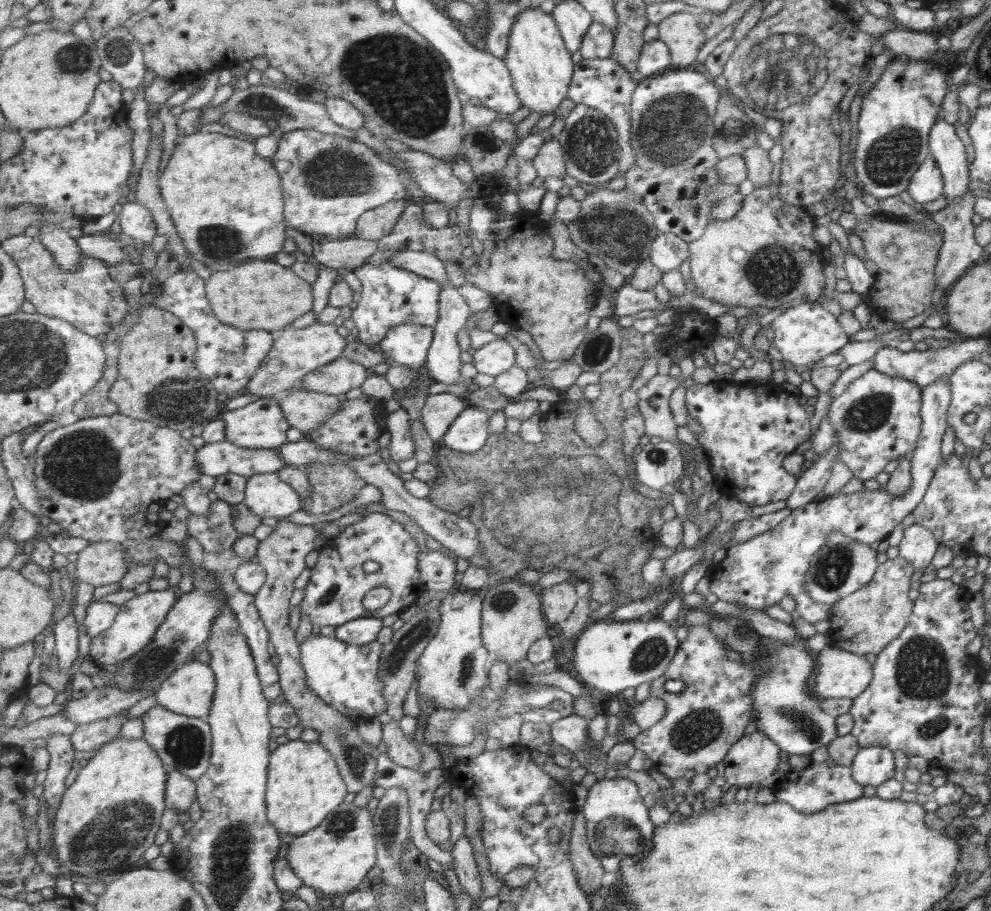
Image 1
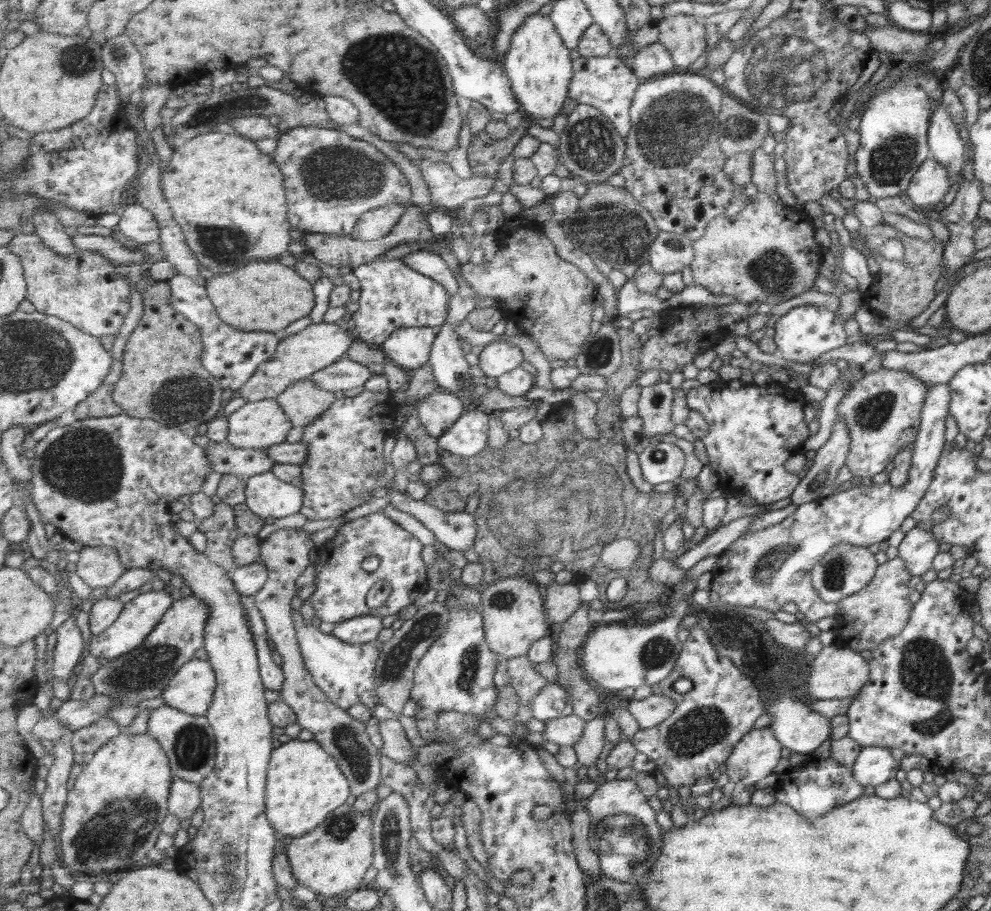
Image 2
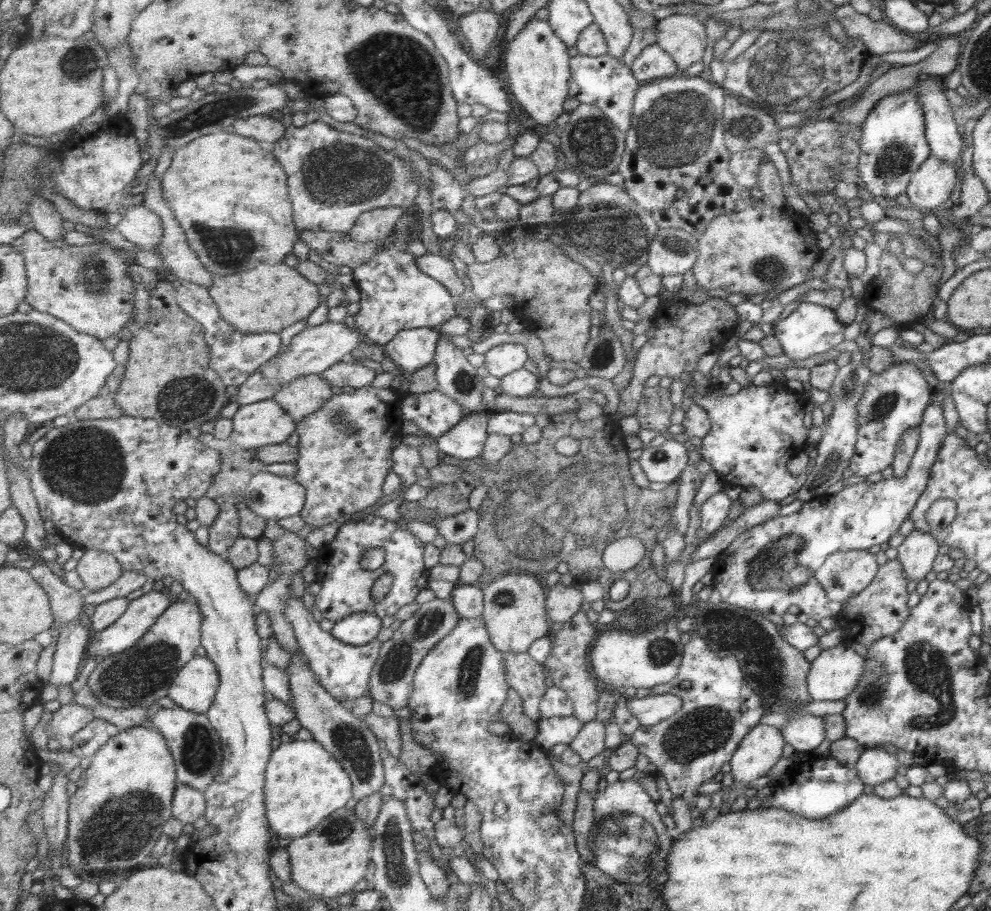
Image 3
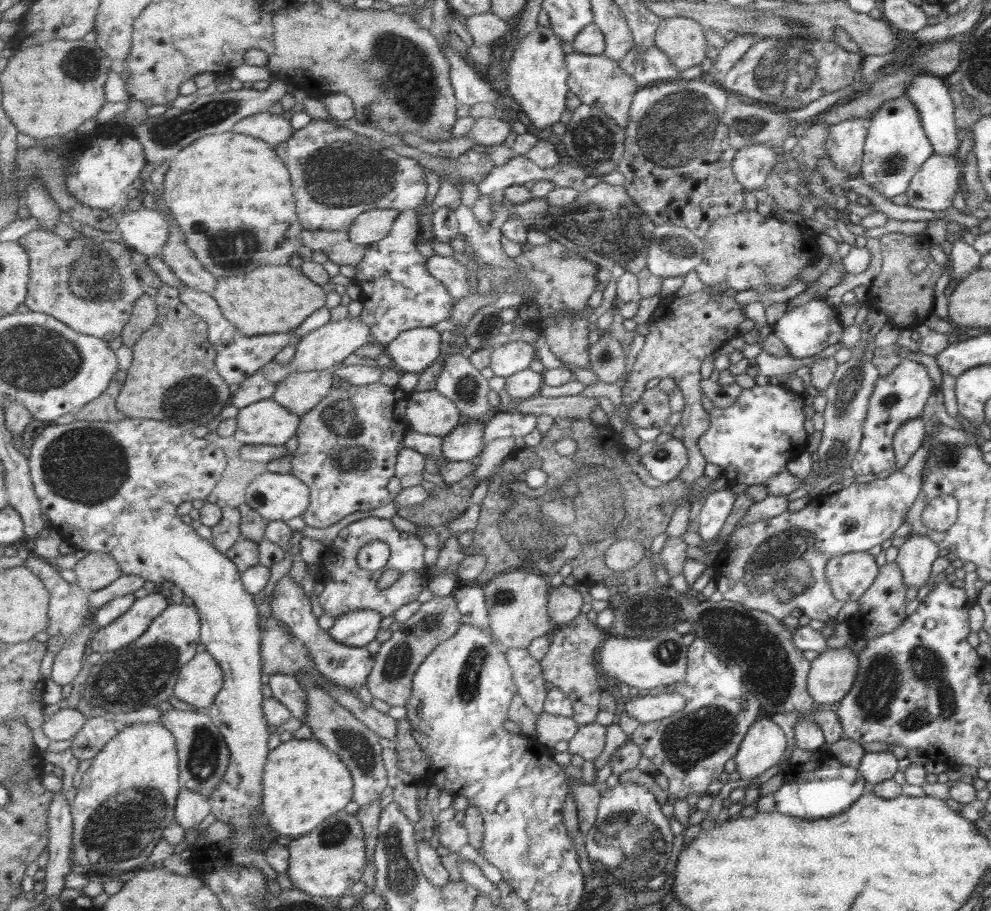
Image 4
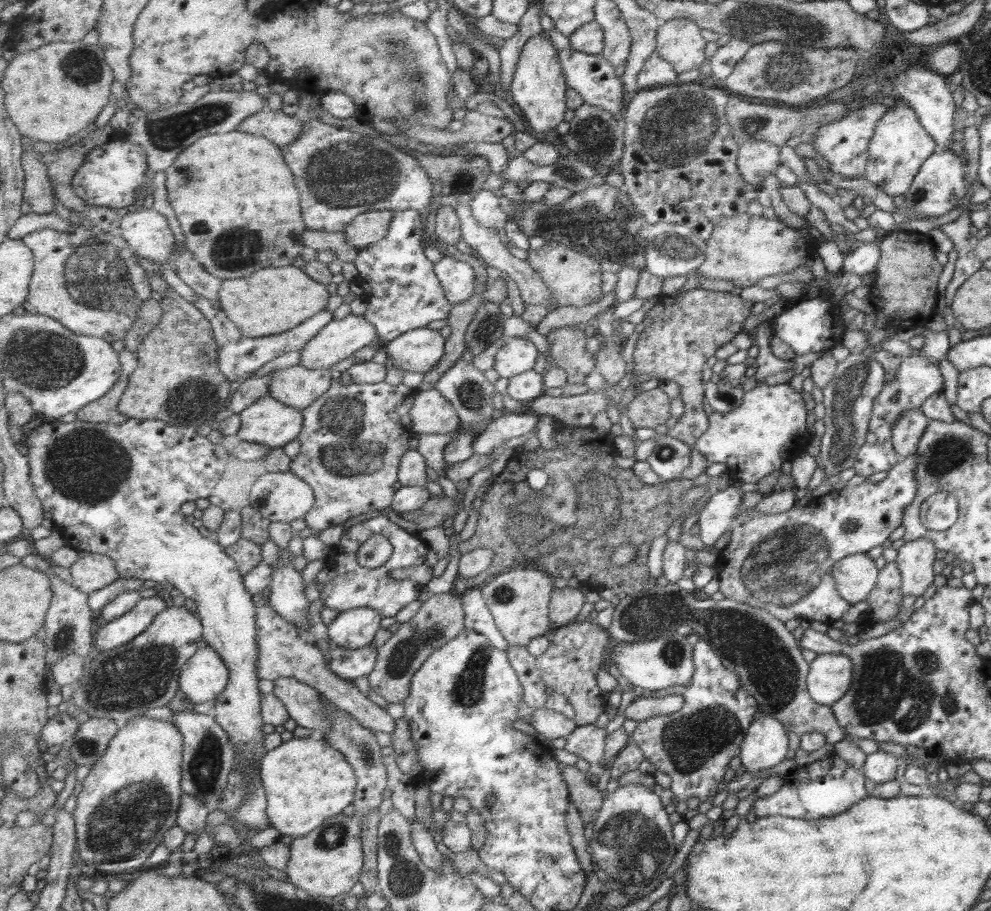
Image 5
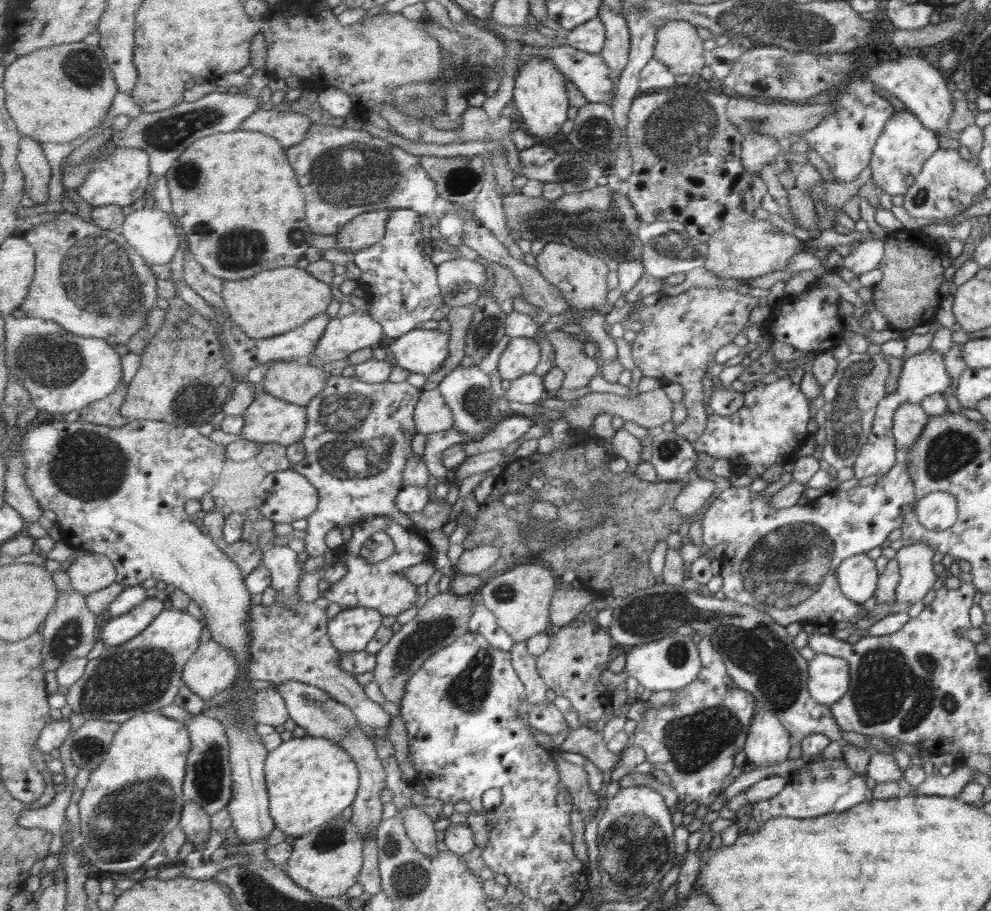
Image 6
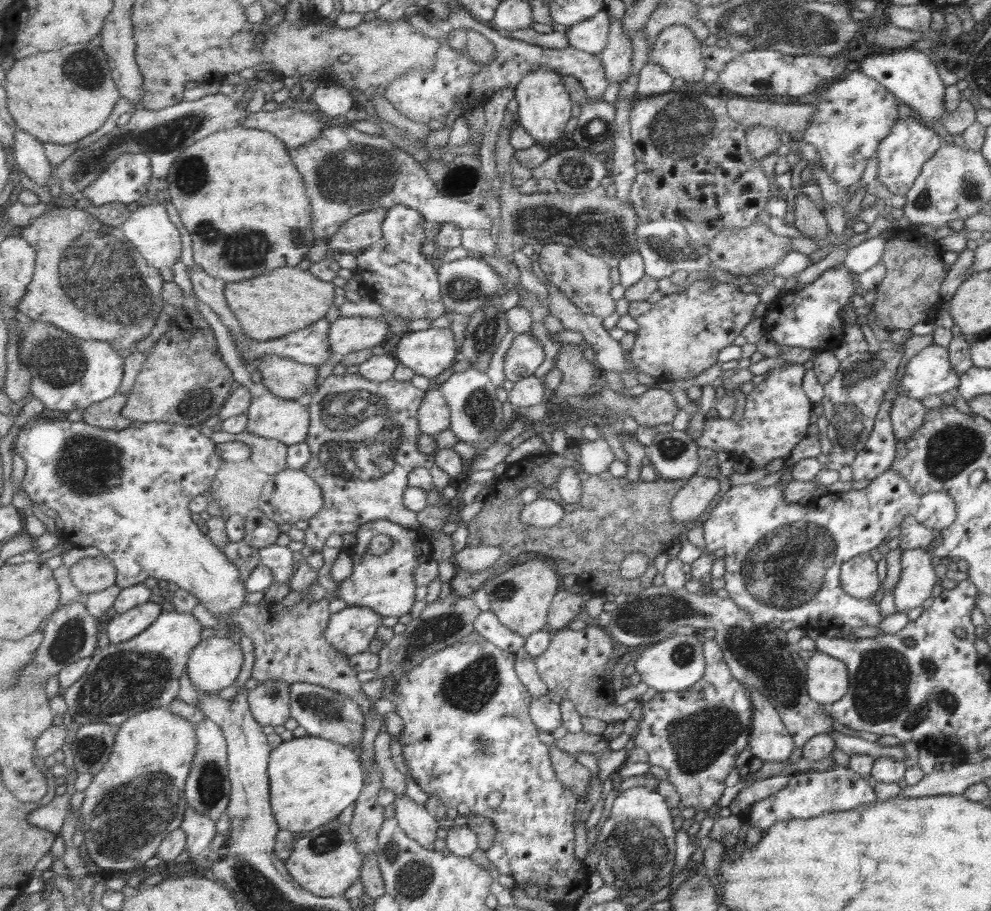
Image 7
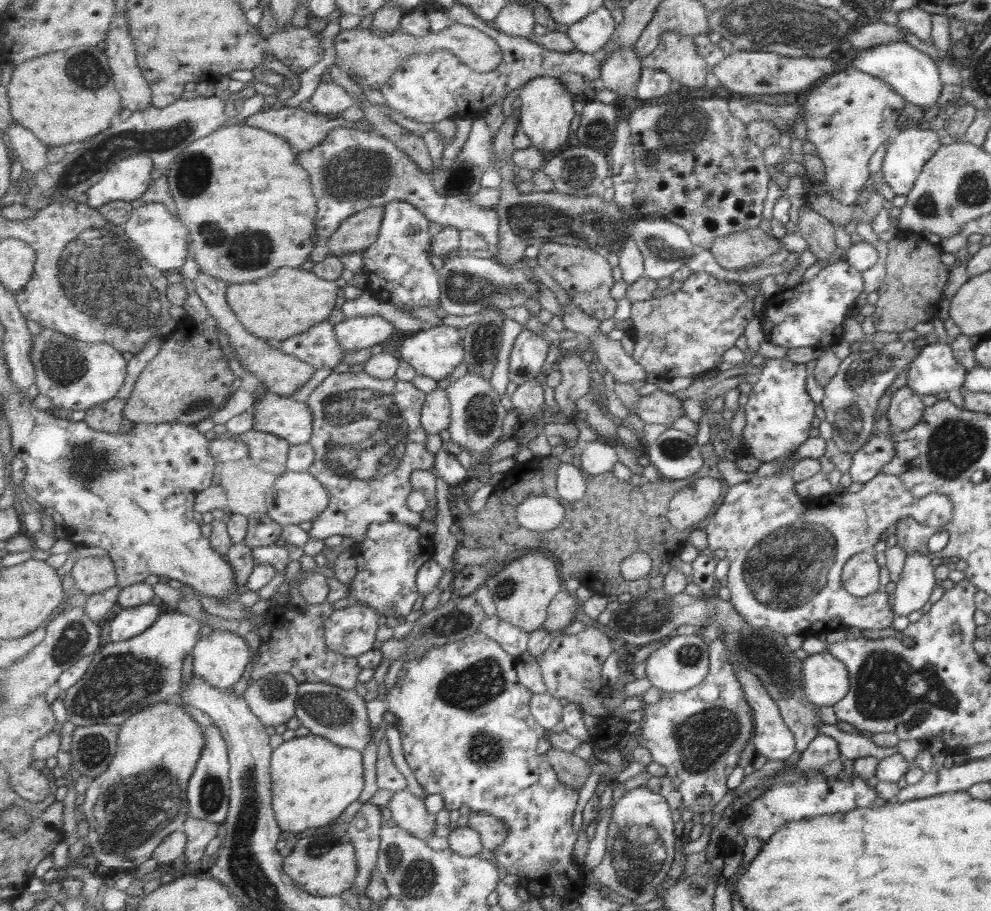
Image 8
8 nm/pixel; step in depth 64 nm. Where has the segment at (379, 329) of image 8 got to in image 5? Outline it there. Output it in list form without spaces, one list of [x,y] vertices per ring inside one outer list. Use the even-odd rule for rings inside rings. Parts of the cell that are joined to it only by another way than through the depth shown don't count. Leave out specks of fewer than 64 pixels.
[[[365,313],[362,315],[350,314],[342,319],[334,318],[311,342],[308,342],[304,352],[300,354],[298,364],[309,369],[329,369],[333,364],[349,358],[358,350],[364,349],[365,346],[371,346],[376,343],[380,343],[379,331],[365,317]]]

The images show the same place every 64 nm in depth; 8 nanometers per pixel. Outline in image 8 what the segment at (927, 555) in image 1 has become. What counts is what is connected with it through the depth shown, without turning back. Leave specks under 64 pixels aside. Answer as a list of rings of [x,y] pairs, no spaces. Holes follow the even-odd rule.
[[[917,552],[907,553],[905,564],[891,591],[891,605],[896,616],[905,616],[919,610],[929,600],[935,586],[934,567],[927,556]]]

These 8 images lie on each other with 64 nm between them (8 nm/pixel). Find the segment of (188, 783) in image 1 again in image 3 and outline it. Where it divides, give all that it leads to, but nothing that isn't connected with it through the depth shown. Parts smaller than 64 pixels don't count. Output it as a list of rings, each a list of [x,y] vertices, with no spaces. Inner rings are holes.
[[[179,783],[173,798],[173,816],[183,824],[195,824],[206,812],[205,793]]]

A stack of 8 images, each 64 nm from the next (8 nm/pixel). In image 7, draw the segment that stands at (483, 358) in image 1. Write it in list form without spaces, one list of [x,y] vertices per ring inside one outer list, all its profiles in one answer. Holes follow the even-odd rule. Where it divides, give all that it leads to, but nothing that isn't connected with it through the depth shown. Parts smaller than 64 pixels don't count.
[[[531,333],[519,334],[505,356],[505,375],[511,382],[521,382],[535,376],[535,370],[545,362],[545,350]]]

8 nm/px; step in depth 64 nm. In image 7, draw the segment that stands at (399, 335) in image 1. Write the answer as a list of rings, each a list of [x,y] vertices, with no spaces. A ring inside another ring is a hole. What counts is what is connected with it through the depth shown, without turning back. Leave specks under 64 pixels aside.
[[[450,326],[430,327],[403,334],[393,355],[416,374],[432,379],[445,373],[460,359],[461,348]]]

